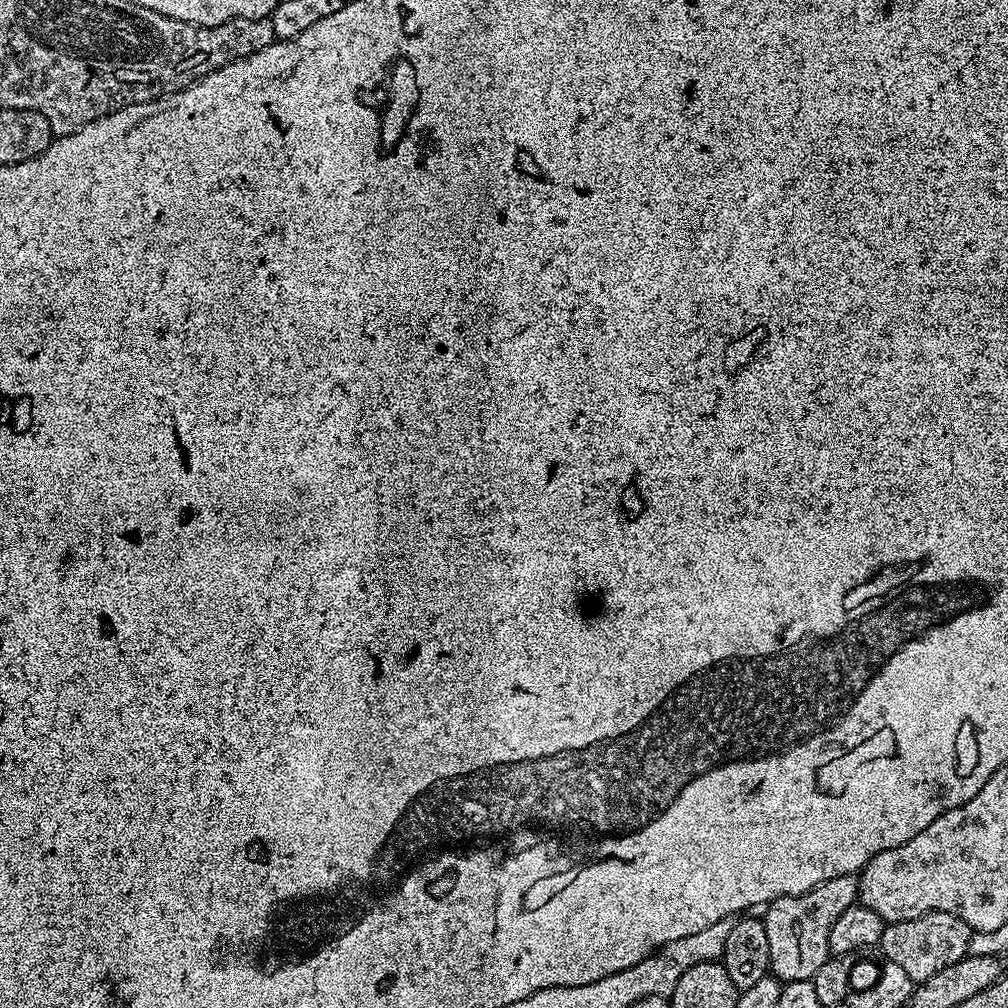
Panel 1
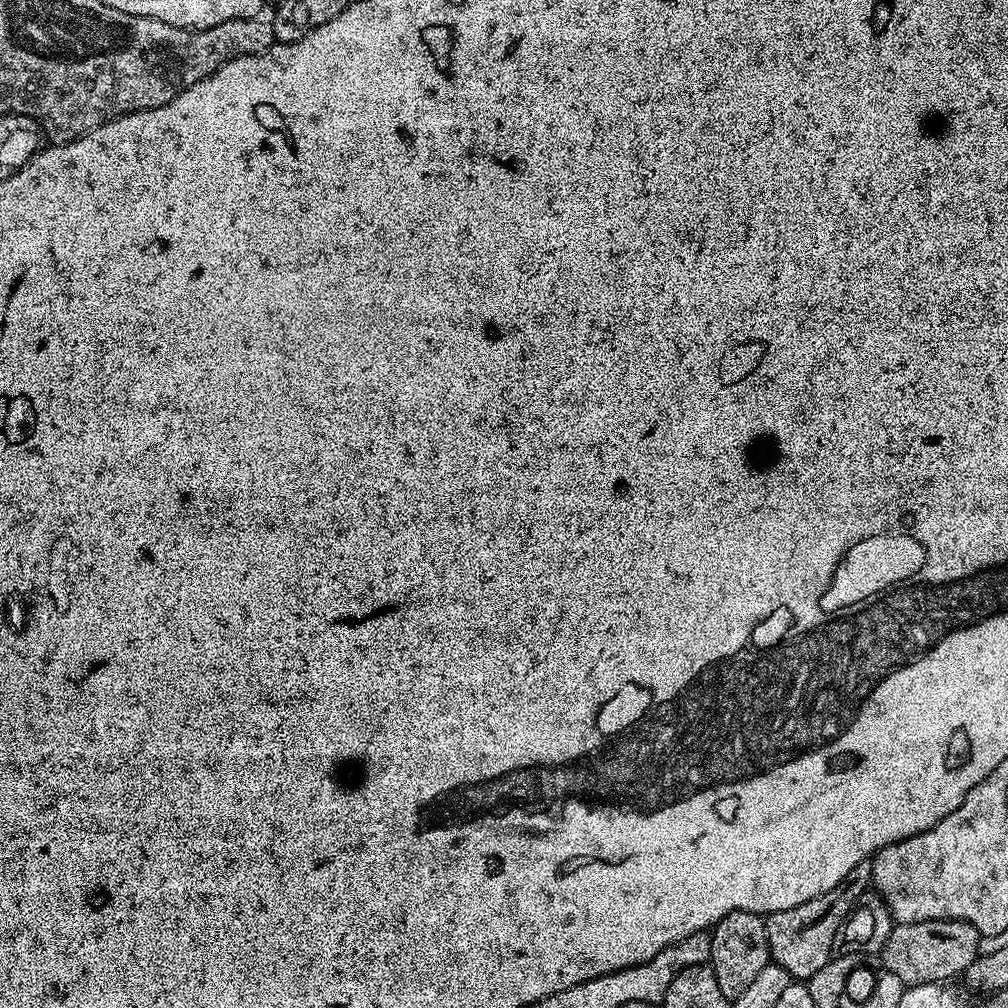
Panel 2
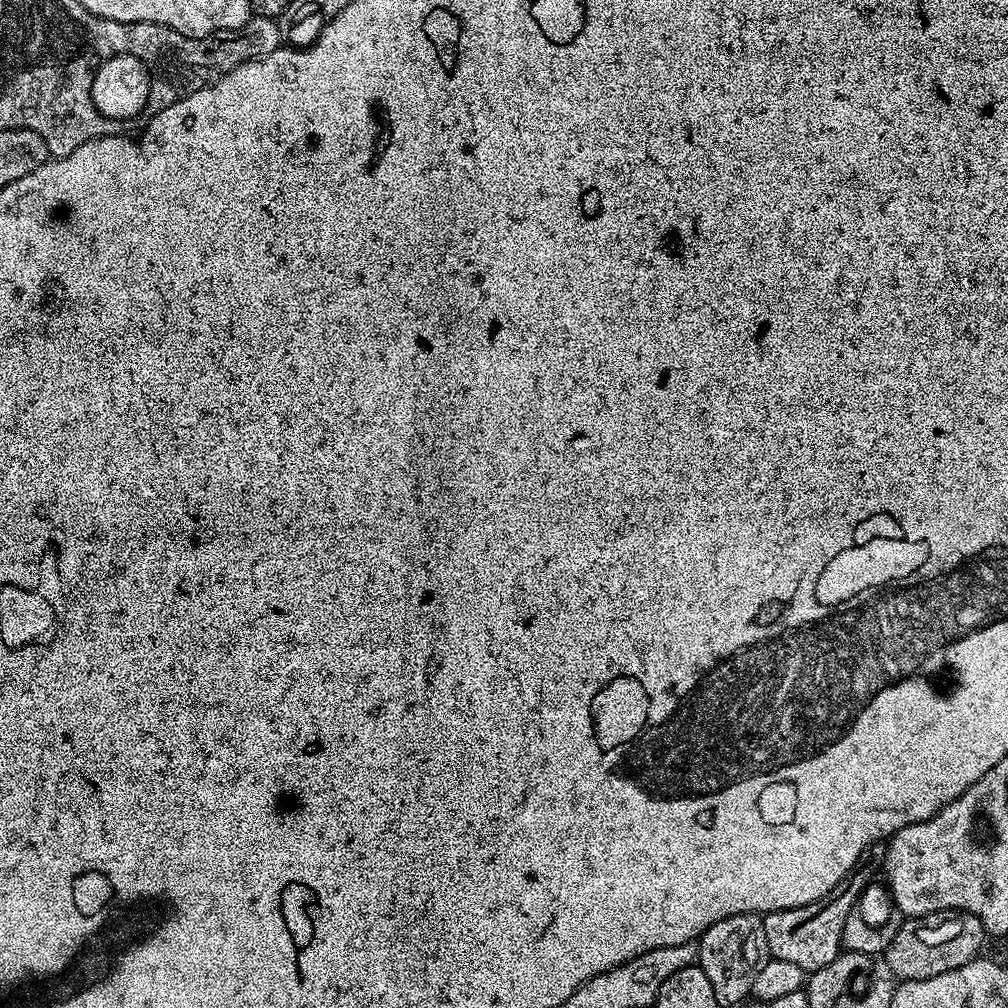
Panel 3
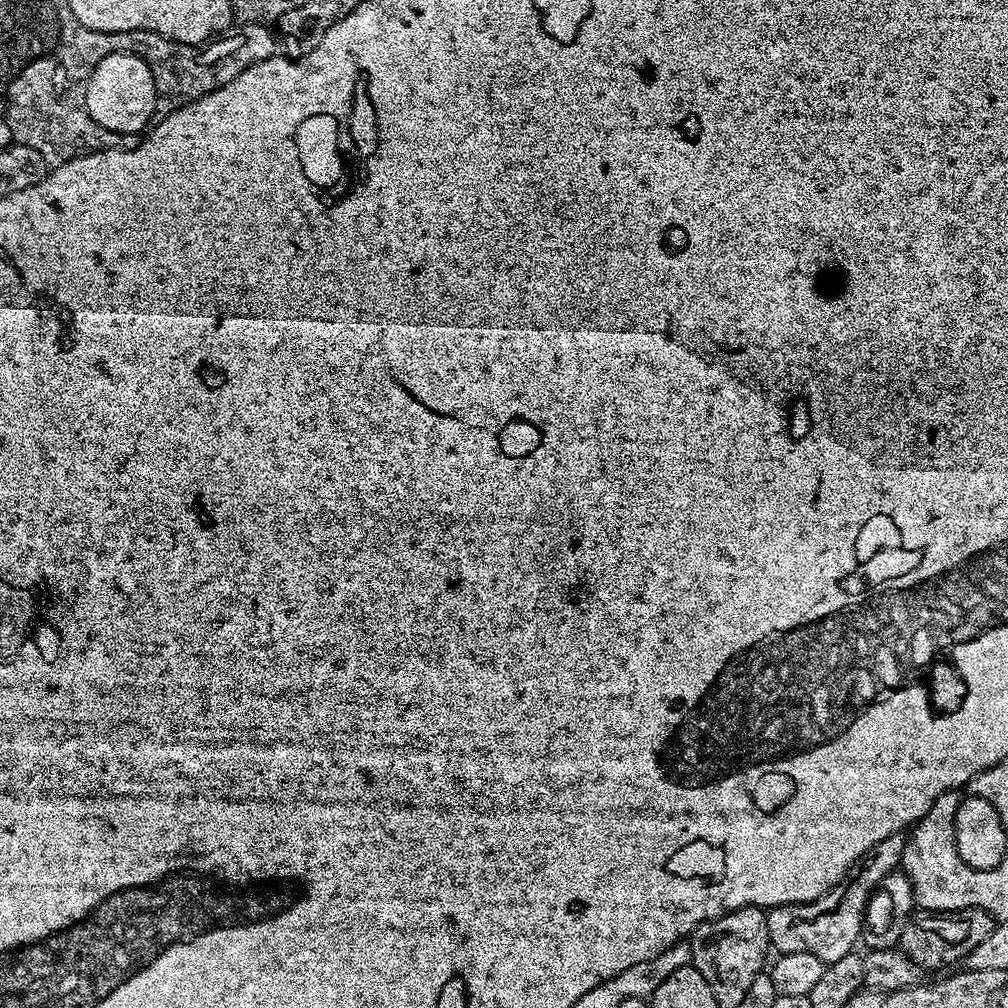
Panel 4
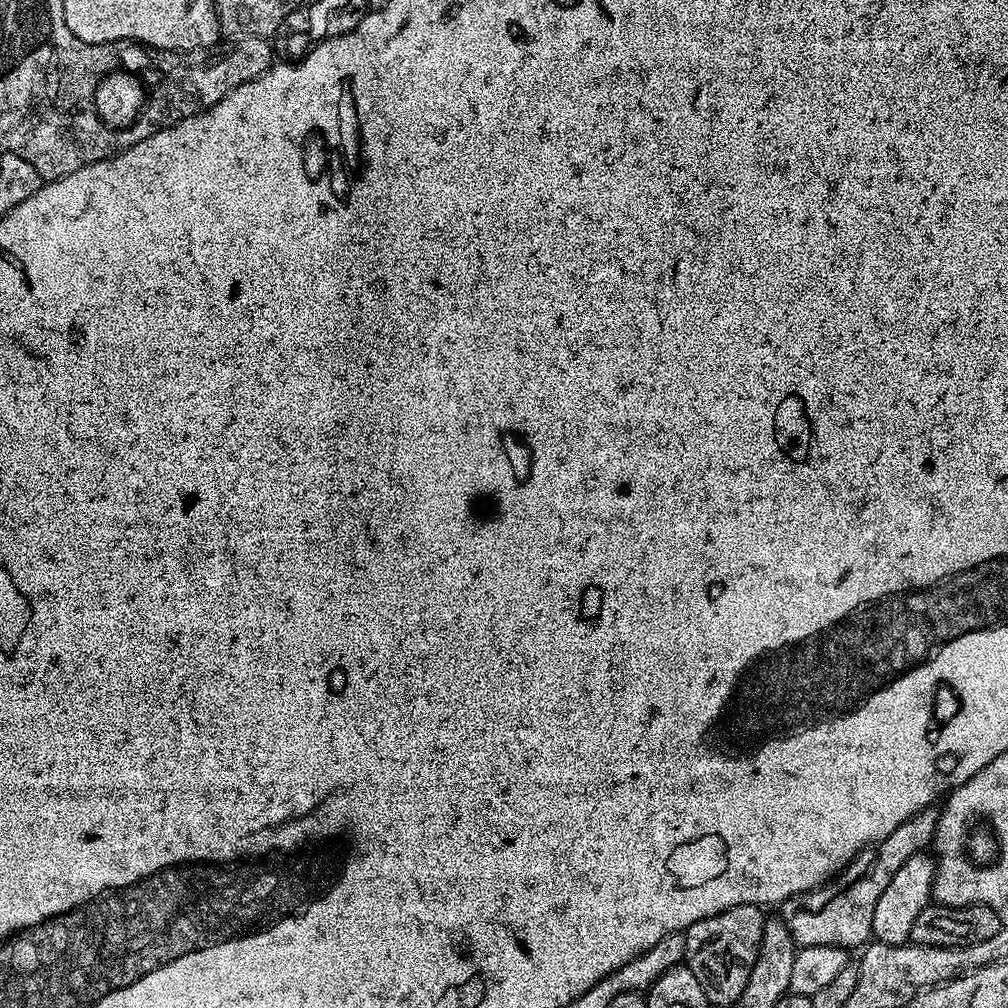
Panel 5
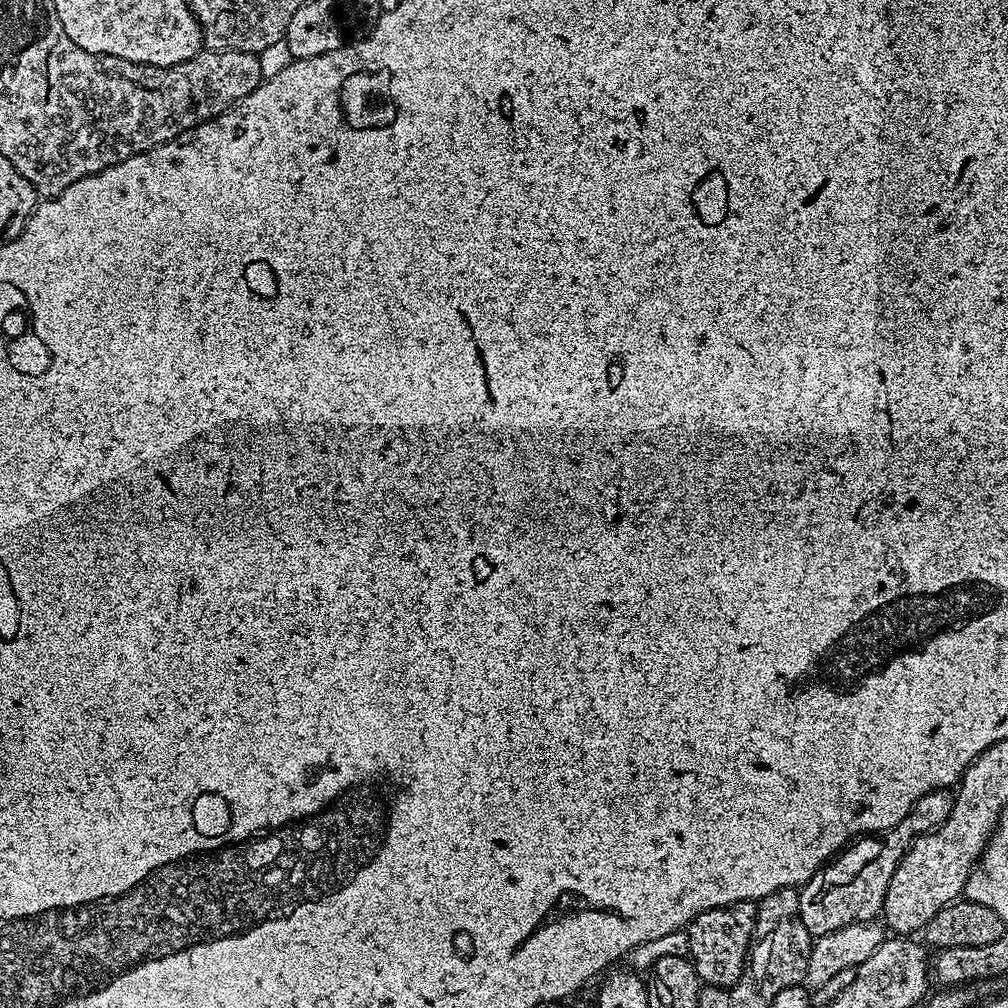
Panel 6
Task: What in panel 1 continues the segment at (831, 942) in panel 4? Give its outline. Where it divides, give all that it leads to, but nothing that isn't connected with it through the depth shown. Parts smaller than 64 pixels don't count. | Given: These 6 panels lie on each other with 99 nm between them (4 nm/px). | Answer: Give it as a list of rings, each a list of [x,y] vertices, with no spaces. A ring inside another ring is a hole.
[[[855,872],[829,876],[826,882],[797,896],[786,895],[767,905],[762,919],[766,926],[766,939],[770,945],[771,975],[781,982],[811,980],[812,975],[830,955],[830,929],[850,905],[857,903],[860,895],[860,877]]]

